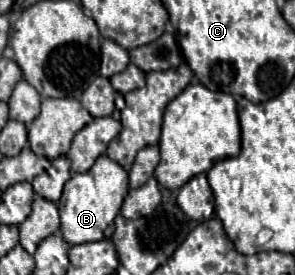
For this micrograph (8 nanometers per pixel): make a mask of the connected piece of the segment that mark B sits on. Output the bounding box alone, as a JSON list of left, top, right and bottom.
[58,156,128,244]

